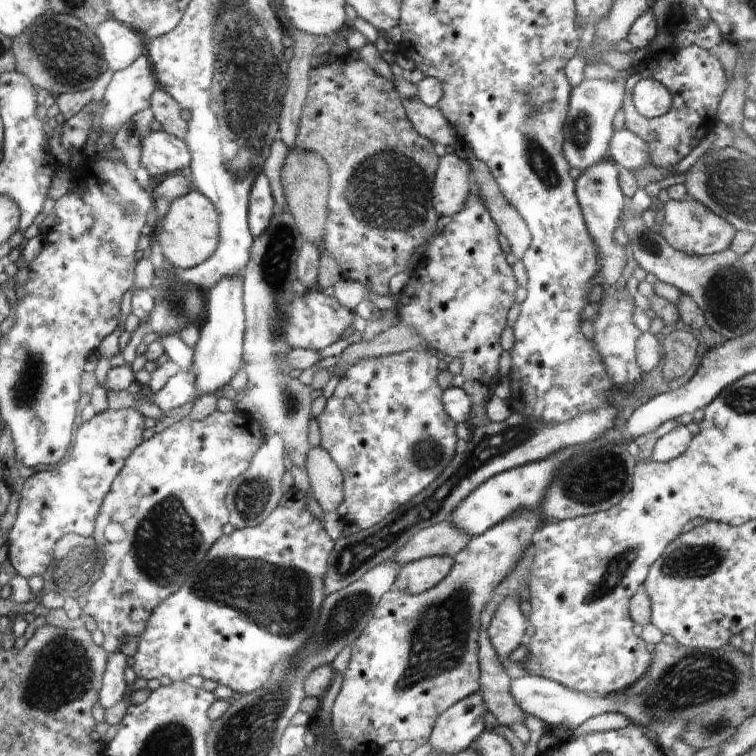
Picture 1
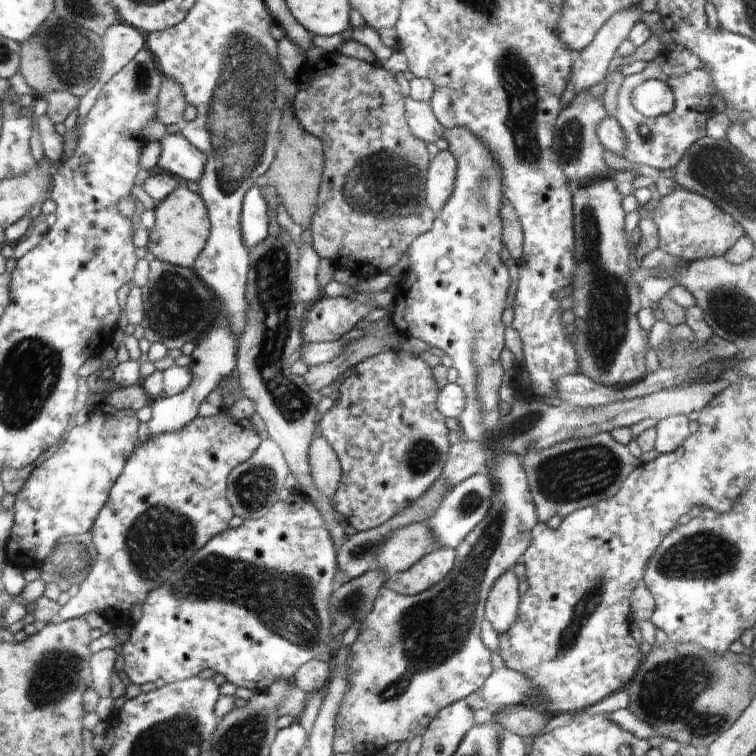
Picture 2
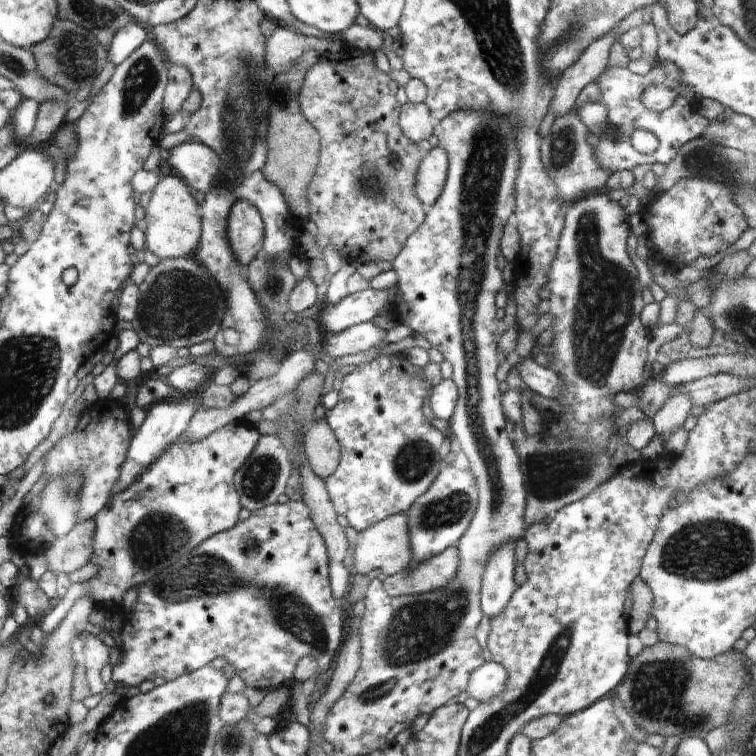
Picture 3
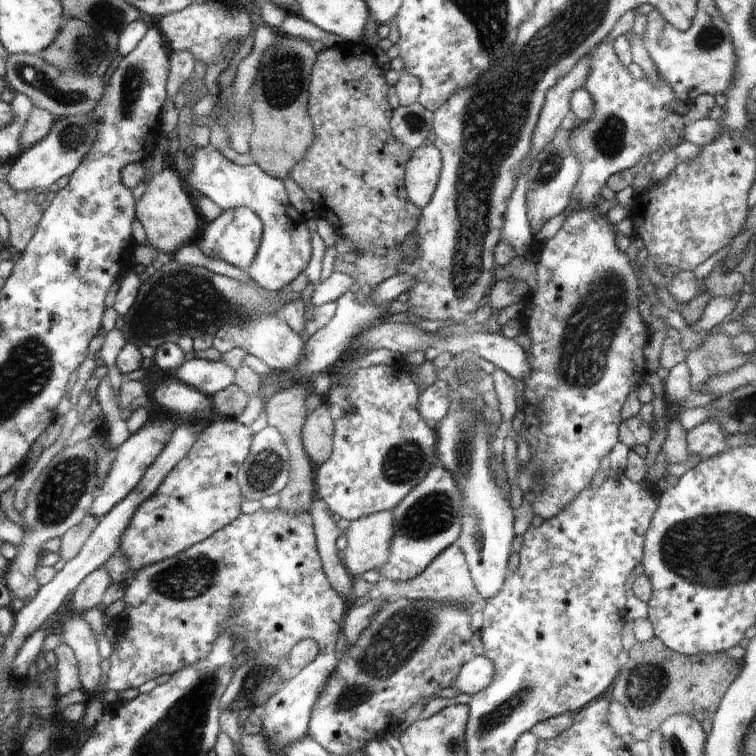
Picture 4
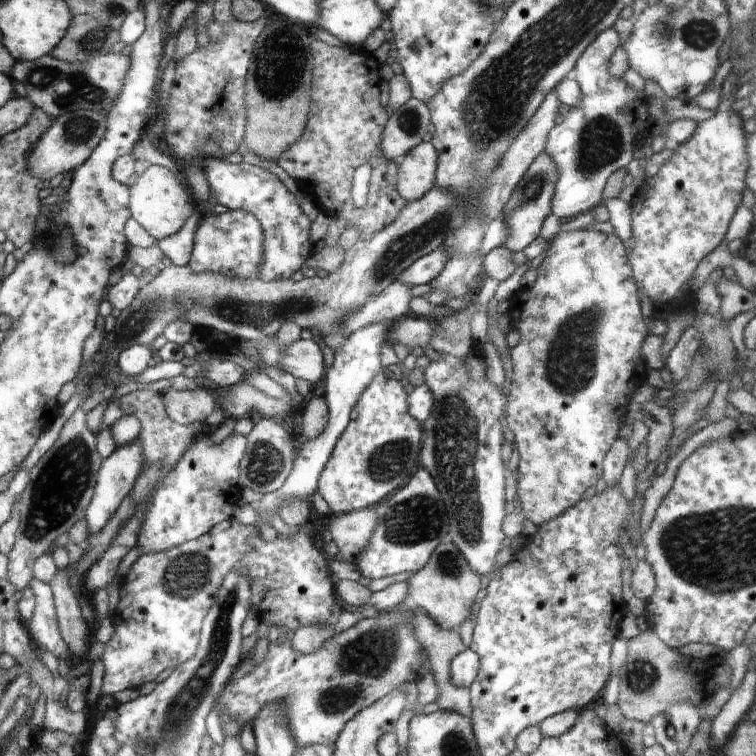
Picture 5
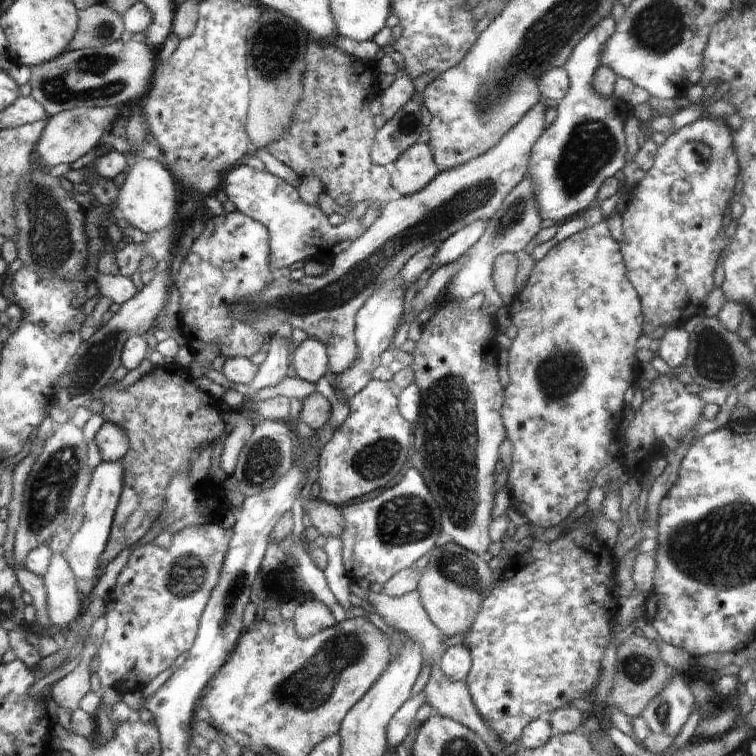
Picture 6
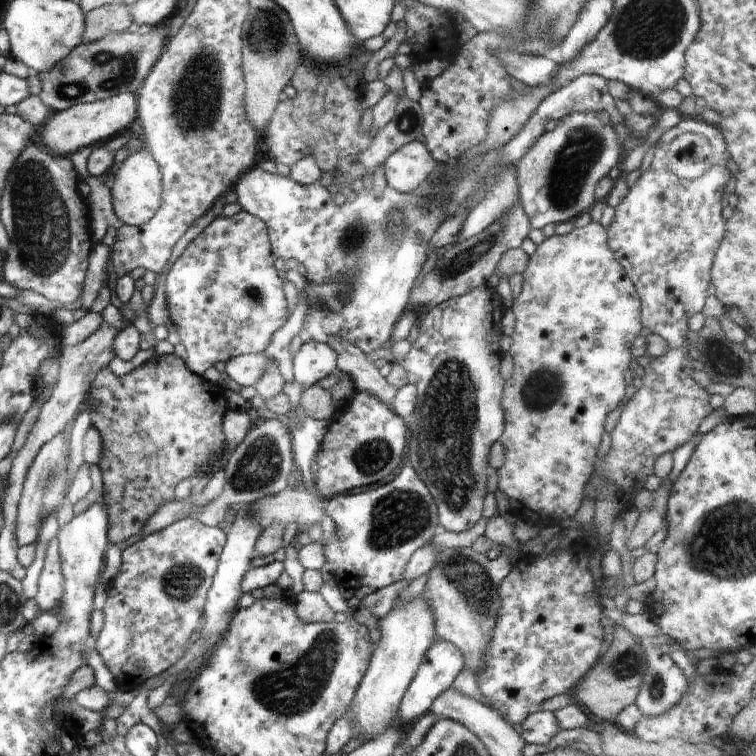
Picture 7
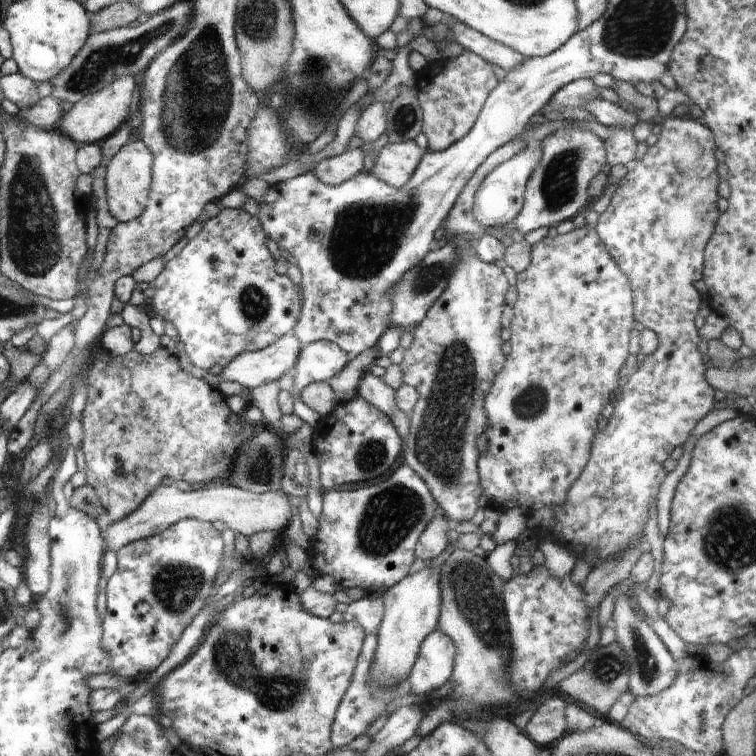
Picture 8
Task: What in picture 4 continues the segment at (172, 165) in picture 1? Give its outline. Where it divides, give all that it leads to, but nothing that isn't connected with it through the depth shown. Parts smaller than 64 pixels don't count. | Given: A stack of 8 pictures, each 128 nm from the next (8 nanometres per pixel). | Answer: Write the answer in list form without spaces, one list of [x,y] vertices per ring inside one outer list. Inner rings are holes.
[[[212,145],[197,148],[192,154],[192,170],[184,179],[186,186],[194,186],[200,194],[209,198],[222,211],[238,208],[252,210],[263,225],[261,244],[248,275],[258,286],[268,291],[280,291],[301,274],[308,265],[311,253],[311,232],[306,219],[289,202],[282,179],[265,174],[256,164],[238,166],[227,160]]]

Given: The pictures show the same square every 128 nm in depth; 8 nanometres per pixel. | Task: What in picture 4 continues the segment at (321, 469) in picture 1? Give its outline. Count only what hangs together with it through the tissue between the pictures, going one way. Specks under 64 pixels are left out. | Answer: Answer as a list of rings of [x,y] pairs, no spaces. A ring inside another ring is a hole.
[[[328,402],[309,414],[302,426],[302,445],[314,466],[323,464],[332,453],[335,421],[332,420]]]

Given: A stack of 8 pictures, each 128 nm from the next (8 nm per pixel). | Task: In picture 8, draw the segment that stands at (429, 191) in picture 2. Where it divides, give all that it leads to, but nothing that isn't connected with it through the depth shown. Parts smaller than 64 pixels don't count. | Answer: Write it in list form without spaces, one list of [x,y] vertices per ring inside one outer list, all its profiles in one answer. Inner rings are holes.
[[[414,140],[398,144],[382,141],[375,152],[371,172],[376,178],[394,188],[404,186],[418,168],[424,153],[425,150],[422,150]]]

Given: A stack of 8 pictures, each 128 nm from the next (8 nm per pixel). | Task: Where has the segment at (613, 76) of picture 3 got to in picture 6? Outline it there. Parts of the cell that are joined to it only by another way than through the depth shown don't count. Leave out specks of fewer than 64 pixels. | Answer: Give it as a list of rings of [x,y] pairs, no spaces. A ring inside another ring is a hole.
[[[606,16],[574,46],[563,64],[569,79],[566,95],[556,106],[556,120],[532,146],[526,176],[534,182],[539,216],[564,224],[597,204],[600,186],[620,171],[629,156],[623,126],[634,115],[634,107],[614,95],[606,99],[593,88],[594,72],[602,65],[601,55],[614,33],[615,20]]]

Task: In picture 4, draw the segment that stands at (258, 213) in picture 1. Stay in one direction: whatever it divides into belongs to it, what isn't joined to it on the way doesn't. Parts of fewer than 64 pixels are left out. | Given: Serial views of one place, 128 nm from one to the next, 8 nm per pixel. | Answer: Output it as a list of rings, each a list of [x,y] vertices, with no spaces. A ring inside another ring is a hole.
[[[246,208],[223,211],[216,220],[204,221],[197,238],[199,250],[206,257],[223,261],[238,269],[247,271],[255,260],[263,236],[263,225],[260,218]]]

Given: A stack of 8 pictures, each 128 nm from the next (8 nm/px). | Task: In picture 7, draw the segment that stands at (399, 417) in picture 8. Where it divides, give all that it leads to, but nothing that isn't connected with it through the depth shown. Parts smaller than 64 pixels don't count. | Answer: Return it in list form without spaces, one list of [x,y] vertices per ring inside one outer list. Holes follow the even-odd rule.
[[[333,339],[328,344],[339,355],[337,370],[351,376],[356,392],[372,394],[379,402],[391,408],[397,389],[379,374],[368,354],[350,342]]]

